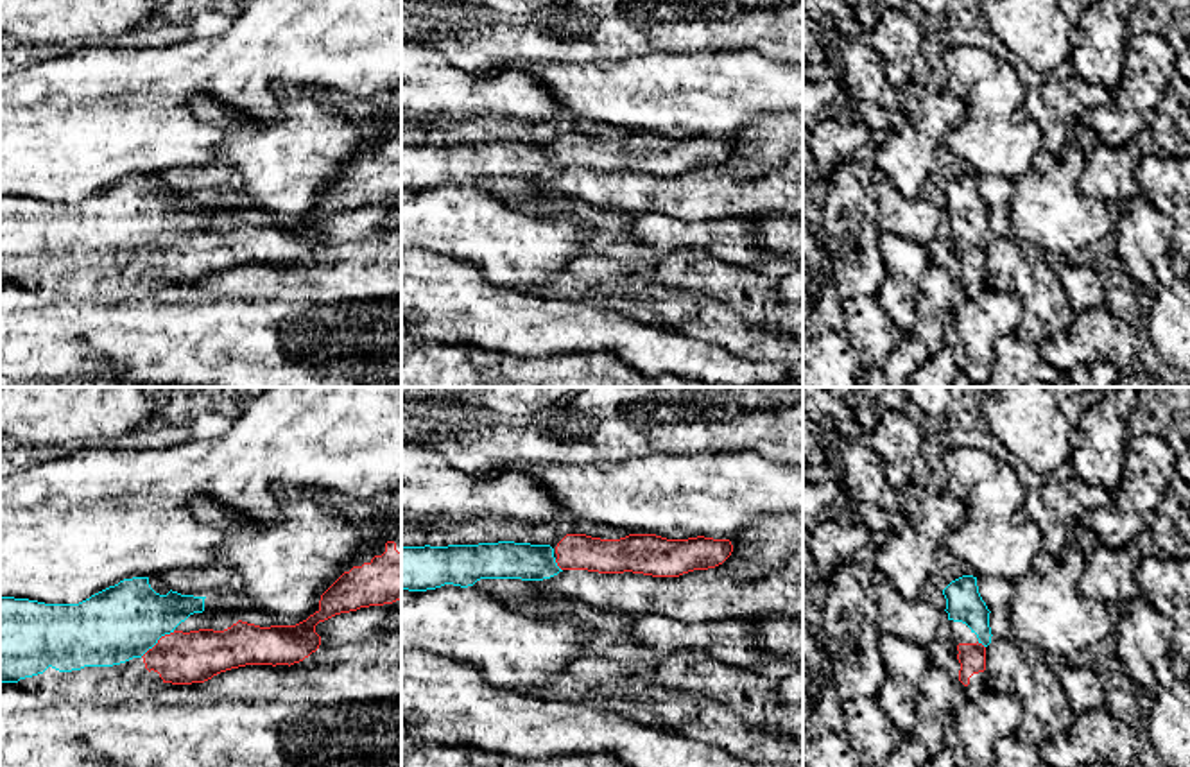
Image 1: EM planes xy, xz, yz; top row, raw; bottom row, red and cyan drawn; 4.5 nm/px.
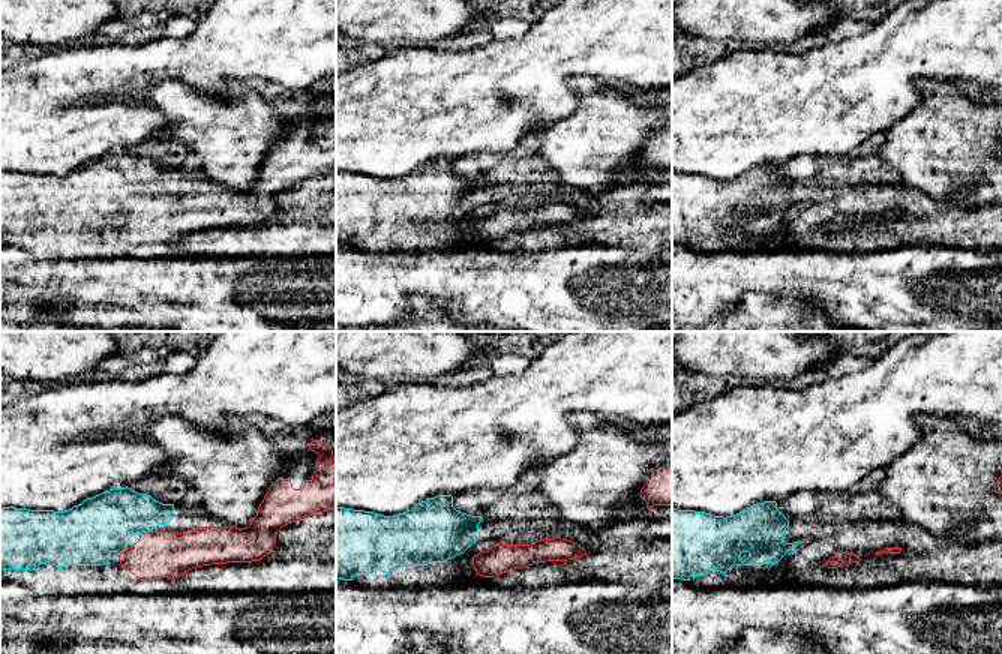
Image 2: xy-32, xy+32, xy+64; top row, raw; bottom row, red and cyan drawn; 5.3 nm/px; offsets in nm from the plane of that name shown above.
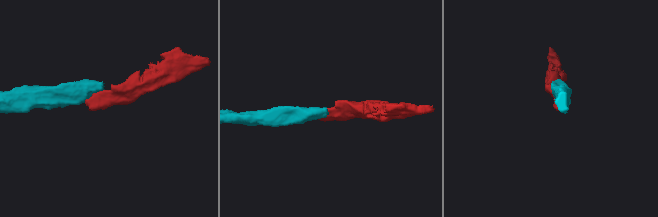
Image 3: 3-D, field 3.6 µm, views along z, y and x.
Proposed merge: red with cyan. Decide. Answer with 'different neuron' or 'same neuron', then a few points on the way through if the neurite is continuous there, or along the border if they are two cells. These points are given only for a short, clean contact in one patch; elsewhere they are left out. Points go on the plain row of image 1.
same neuron | across xy (181, 257), (169, 251), (158, 241), (138, 221), (120, 221)

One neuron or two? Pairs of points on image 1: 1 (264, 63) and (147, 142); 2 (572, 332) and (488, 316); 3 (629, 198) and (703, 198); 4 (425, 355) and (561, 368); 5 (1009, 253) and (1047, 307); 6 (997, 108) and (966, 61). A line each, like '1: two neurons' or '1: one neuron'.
1: one neuron
2: one neuron
3: one neuron
4: one neuron
5: one neuron
6: one neuron

